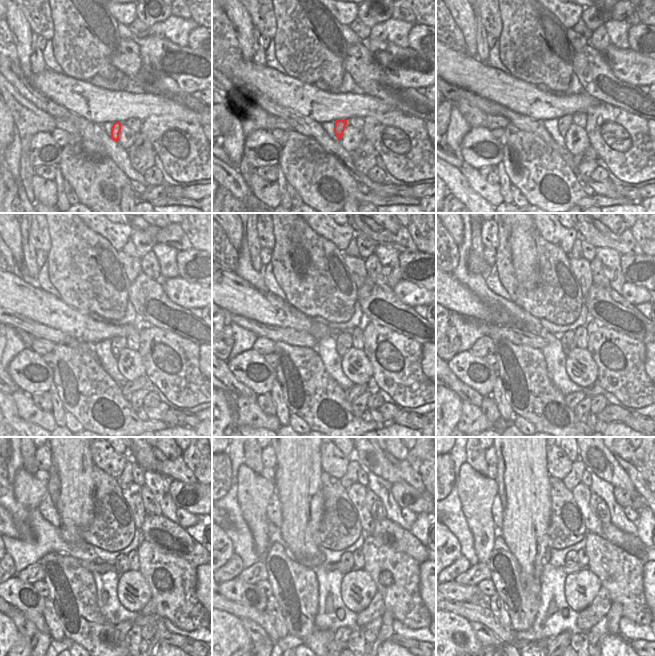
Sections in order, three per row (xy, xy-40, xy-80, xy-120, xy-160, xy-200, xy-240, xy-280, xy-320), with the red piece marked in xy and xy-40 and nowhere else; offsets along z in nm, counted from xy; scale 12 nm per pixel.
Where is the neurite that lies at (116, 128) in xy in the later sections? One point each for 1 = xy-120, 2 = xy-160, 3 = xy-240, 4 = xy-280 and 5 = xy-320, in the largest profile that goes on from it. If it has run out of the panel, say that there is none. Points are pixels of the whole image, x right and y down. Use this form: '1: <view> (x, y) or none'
1: xy-120 (118, 343)
2: xy-160 (344, 340)
3: xy-240 (121, 564)
4: xy-280 (347, 559)
5: xy-320 (572, 556)

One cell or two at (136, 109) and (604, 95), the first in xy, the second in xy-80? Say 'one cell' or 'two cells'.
two cells

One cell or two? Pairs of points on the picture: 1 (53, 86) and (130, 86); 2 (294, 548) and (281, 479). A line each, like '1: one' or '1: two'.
1: two
2: one

